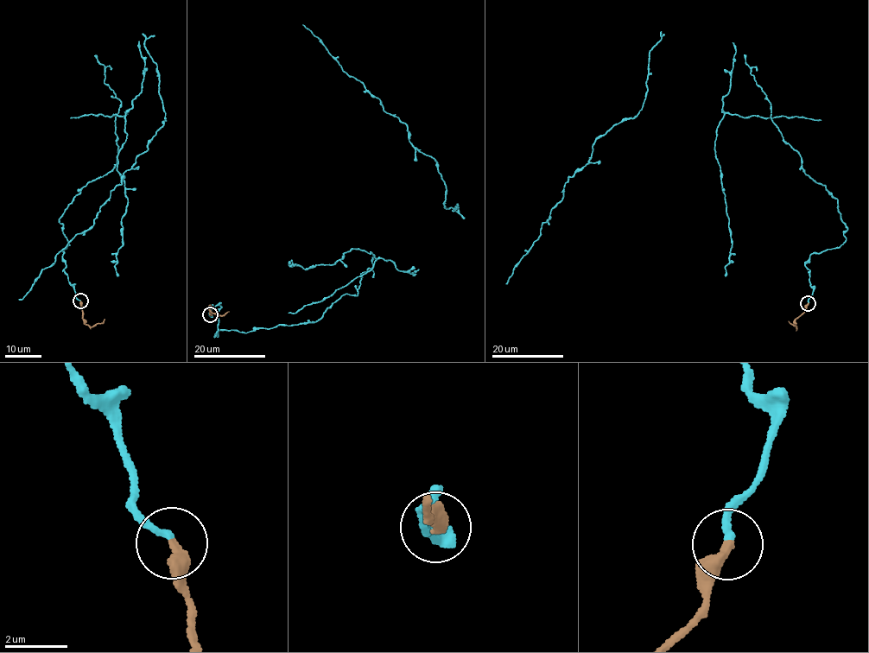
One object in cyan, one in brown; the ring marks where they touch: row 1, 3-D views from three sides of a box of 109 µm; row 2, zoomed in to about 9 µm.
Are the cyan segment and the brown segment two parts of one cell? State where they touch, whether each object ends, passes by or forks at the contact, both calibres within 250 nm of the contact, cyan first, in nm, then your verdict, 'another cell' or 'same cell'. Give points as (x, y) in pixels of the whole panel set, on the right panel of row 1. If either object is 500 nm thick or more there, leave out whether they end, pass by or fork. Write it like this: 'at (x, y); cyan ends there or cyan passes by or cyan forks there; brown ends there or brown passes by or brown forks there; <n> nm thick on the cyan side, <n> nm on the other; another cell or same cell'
at (808, 303); cyan ends there; brown ends there; 240 nm thick on the cyan side, 400 nm on the other; another cell

